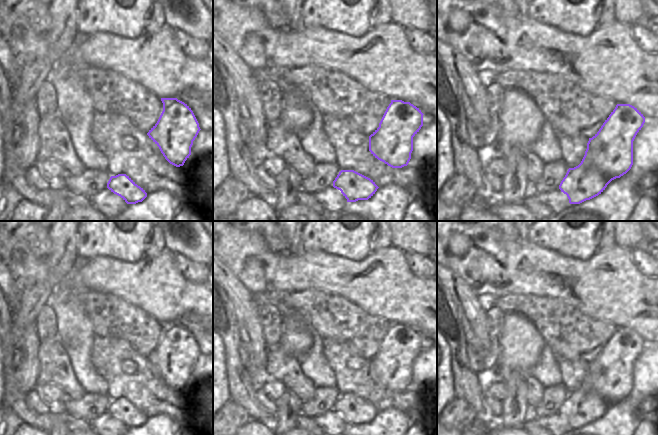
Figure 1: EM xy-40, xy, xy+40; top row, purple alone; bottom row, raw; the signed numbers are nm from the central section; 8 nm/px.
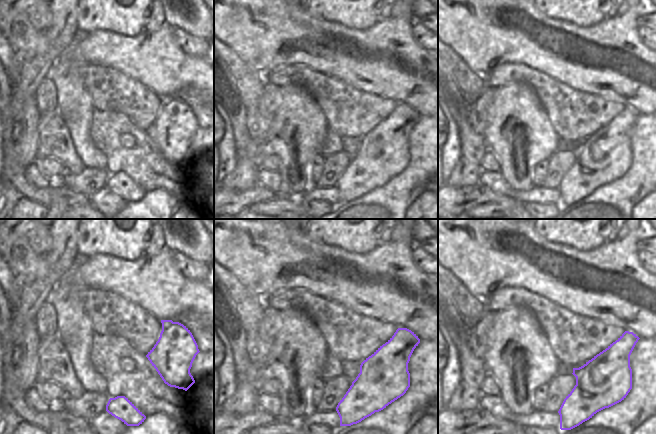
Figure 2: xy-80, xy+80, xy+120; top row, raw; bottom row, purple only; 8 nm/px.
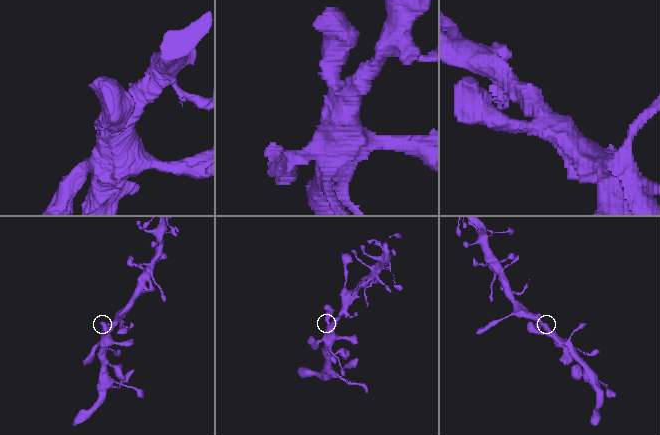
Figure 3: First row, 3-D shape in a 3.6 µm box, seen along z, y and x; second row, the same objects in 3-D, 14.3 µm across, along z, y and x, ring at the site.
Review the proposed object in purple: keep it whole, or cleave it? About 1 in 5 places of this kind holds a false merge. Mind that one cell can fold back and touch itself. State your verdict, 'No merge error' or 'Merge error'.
No merge error

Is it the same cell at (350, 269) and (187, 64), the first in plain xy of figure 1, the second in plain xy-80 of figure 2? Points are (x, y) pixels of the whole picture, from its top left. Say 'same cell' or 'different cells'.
same cell

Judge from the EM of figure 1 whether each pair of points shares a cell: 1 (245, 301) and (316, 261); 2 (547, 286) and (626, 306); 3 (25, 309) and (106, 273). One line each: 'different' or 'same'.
1: different
2: same
3: different

